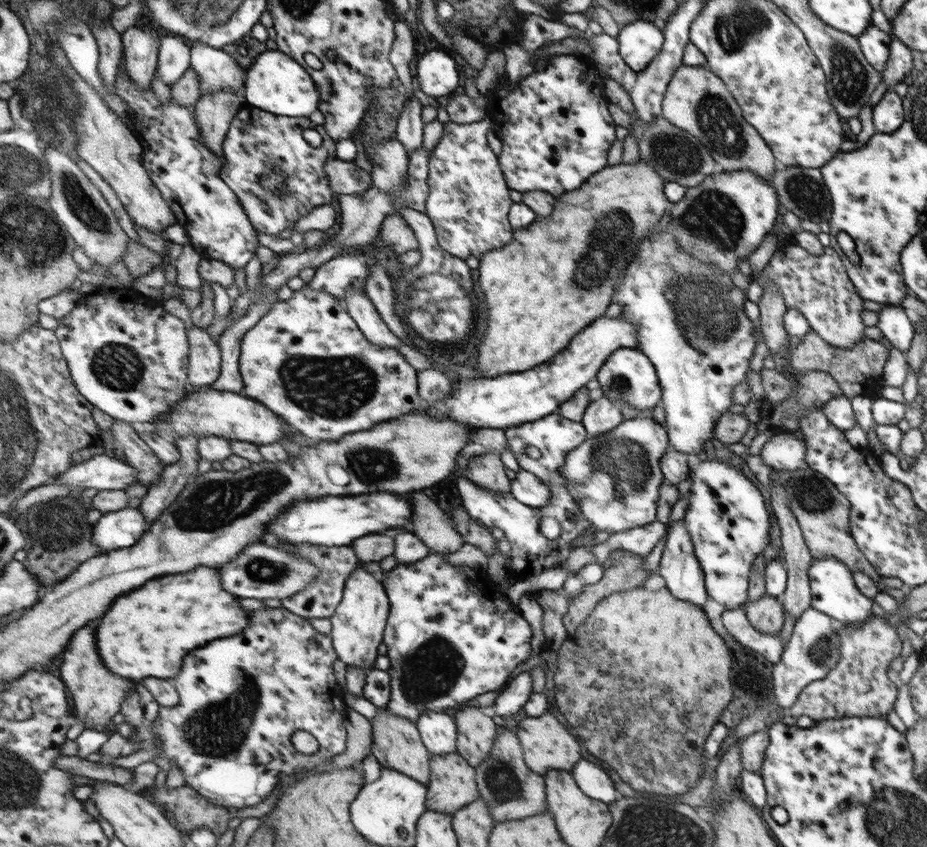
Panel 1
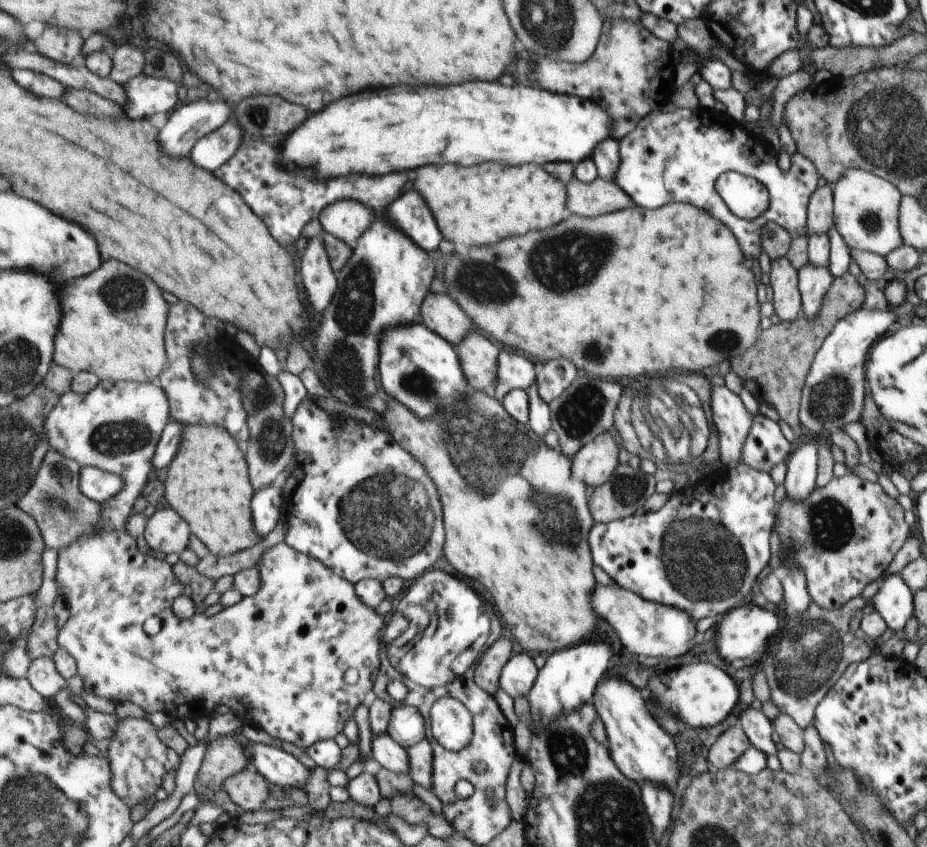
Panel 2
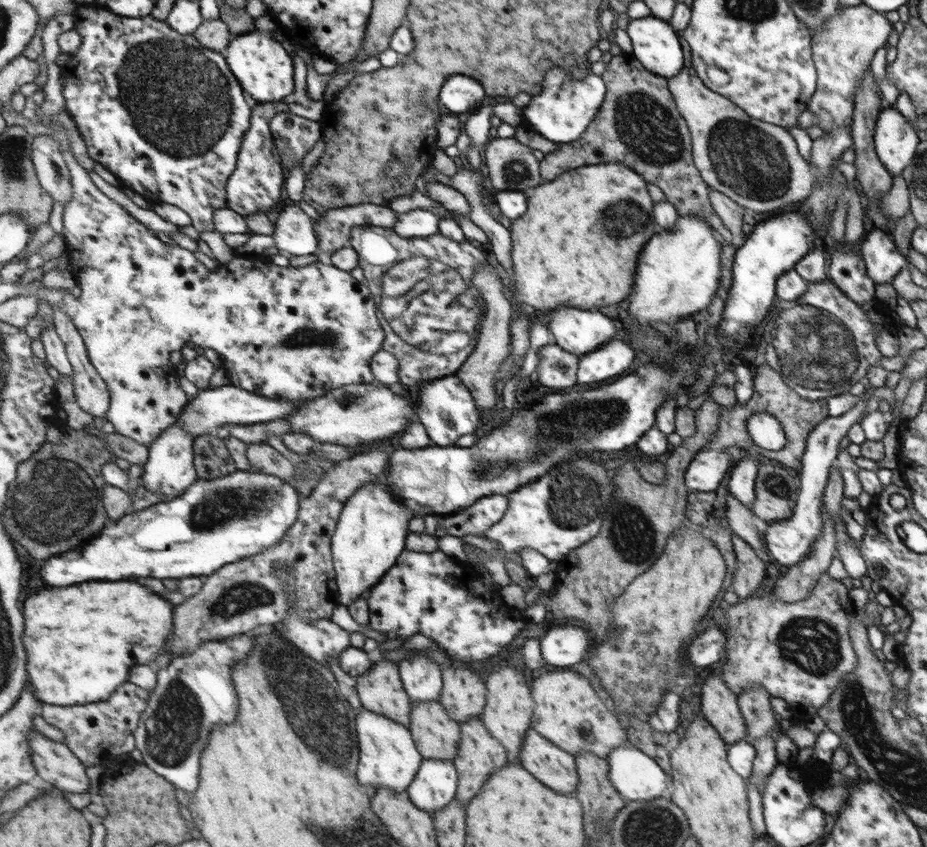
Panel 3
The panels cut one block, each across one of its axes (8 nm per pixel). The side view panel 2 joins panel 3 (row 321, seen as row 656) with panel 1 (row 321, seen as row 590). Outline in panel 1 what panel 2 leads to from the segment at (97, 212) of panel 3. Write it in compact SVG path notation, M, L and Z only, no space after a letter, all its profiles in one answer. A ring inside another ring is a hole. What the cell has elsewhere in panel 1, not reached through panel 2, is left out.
M309 285L296 291L290 300L278 301L274 304L268 311L268 314L261 318L260 322L257 322L257 325L245 334L241 356L241 371L245 378L244 393L248 397L264 403L277 415L283 416L294 428L302 430L304 436L309 437L311 440L314 438L318 442L322 442L322 440L339 441L346 435L358 431L367 431L374 427L375 424L422 410L423 400L418 398L419 390L416 390L416 386L419 386L419 384L416 384L416 370L406 362L406 358L400 352L396 352L394 348L372 343L372 340L365 336L356 320L351 316L349 309L346 307L346 302L342 302L331 292L316 290ZM90 296L68 316L58 320L56 329L80 392L114 419L158 424L187 399L191 372L191 340L186 322L165 306L150 306L130 298Z

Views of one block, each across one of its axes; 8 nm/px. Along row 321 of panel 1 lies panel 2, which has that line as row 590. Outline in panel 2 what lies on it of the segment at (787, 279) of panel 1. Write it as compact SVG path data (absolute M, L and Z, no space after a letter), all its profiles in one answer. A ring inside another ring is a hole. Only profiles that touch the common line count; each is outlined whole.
M848 472L842 477L832 478L832 480L830 480L826 486L822 486L822 488L818 488L818 485L816 485L814 492L812 492L806 500L802 500L802 502L792 502L792 500L788 500L788 497L782 500L782 502L780 502L780 526L776 526L776 532L778 532L778 536L780 536L781 560L786 560L786 558L790 556L790 552L792 552L796 564L800 566L800 570L804 570L807 584L806 588L808 588L808 594L810 594L811 600L814 600L814 604L820 604L824 610L839 610L848 600L852 600L852 598L856 598L856 596L861 596L862 590L864 590L864 587L870 584L870 582L874 582L886 574L886 570L888 570L888 566L890 566L894 556L896 556L896 552L904 546L906 538L908 538L908 534L910 534L910 528L908 528L908 524L904 522L904 510L902 510L902 506L898 504L894 498L890 498L890 496L884 492L880 484L867 481L866 479L858 477L858 475Z

